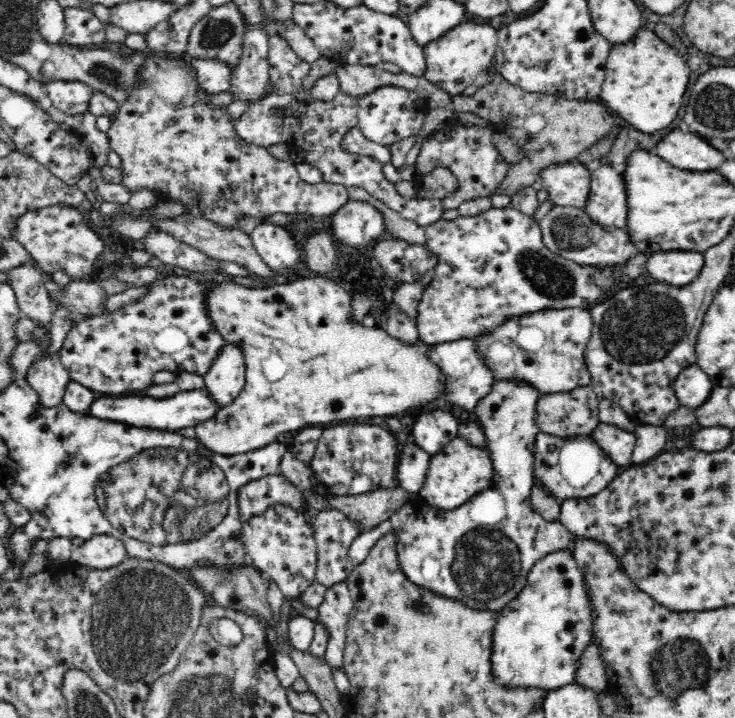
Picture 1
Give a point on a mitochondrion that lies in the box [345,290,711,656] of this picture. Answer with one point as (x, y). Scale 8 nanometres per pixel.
(484, 562)

